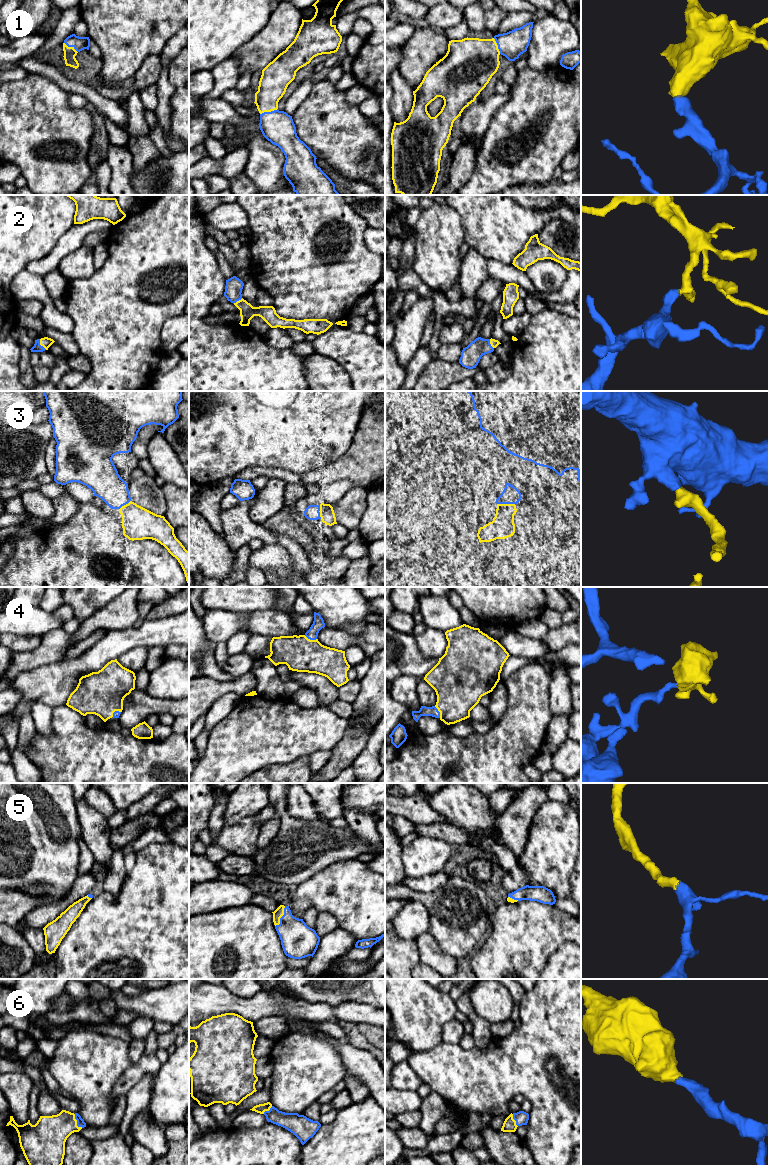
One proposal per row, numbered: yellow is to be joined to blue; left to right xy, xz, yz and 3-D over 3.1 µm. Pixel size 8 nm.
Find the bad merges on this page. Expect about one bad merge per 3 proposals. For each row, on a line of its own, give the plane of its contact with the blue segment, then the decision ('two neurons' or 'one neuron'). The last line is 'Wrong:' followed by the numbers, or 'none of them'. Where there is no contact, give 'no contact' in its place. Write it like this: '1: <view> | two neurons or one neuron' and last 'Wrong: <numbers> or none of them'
1: xz | one neuron
2: xy | one neuron
3: yz | one neuron
4: xz | one neuron
5: xz | one neuron
6: xy | one neuron
Wrong: none of them

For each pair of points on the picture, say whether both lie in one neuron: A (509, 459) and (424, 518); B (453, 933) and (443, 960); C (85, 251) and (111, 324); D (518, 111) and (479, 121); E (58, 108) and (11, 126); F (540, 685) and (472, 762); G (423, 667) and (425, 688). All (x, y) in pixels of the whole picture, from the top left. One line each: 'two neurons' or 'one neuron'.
A: two neurons
B: two neurons
C: two neurons
D: two neurons
E: one neuron
F: one neuron
G: two neurons

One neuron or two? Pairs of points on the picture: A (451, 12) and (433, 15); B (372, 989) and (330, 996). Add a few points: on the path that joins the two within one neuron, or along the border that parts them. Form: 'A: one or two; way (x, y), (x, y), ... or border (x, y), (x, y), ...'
A: one; way (447, 12), (437, 15)
B: one; way (362, 989), (340, 989)

